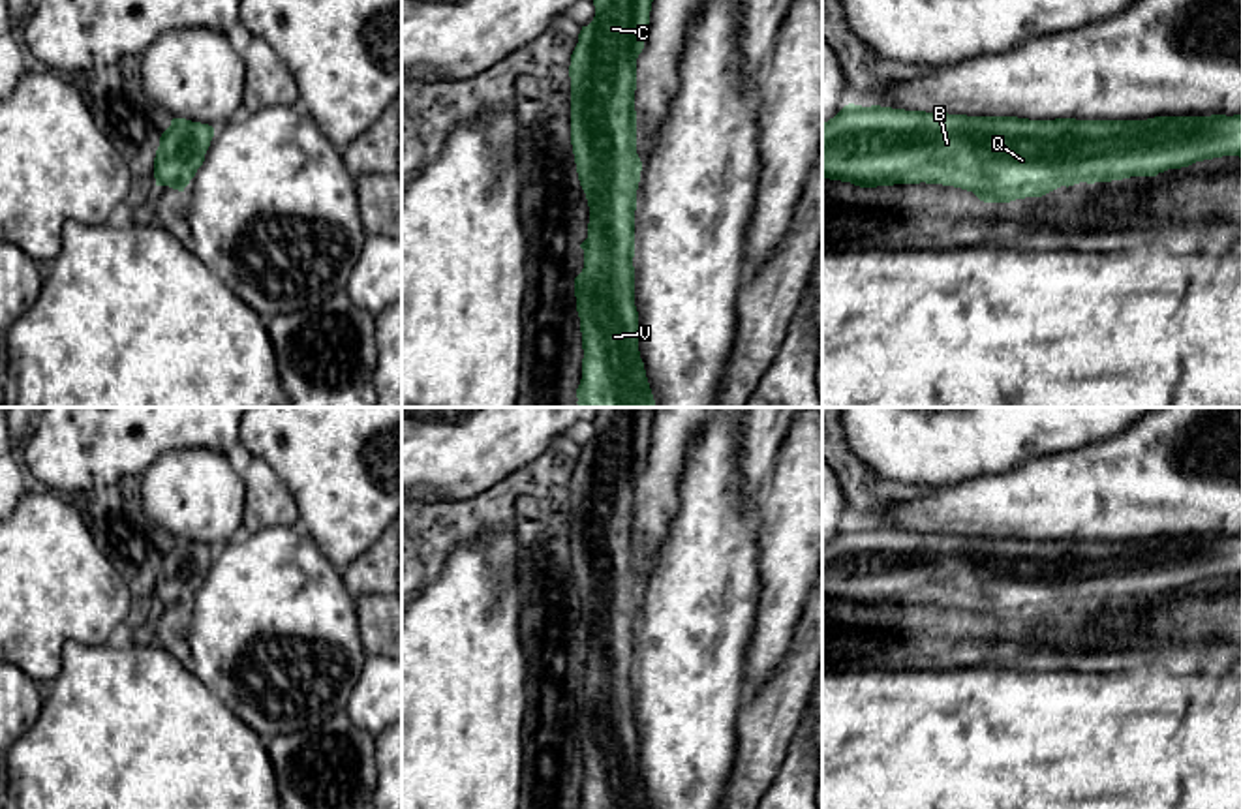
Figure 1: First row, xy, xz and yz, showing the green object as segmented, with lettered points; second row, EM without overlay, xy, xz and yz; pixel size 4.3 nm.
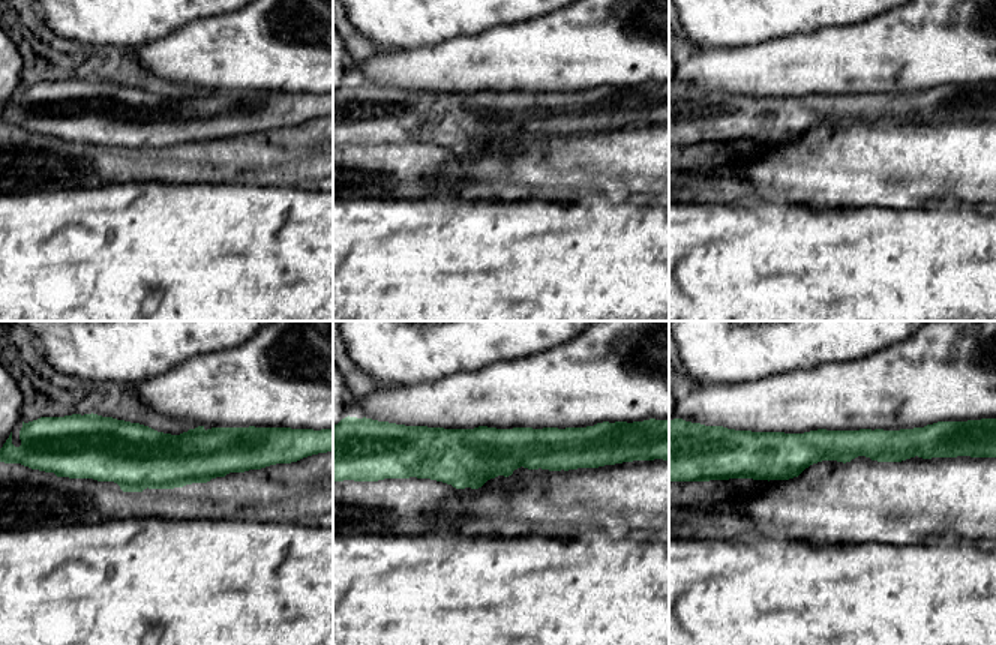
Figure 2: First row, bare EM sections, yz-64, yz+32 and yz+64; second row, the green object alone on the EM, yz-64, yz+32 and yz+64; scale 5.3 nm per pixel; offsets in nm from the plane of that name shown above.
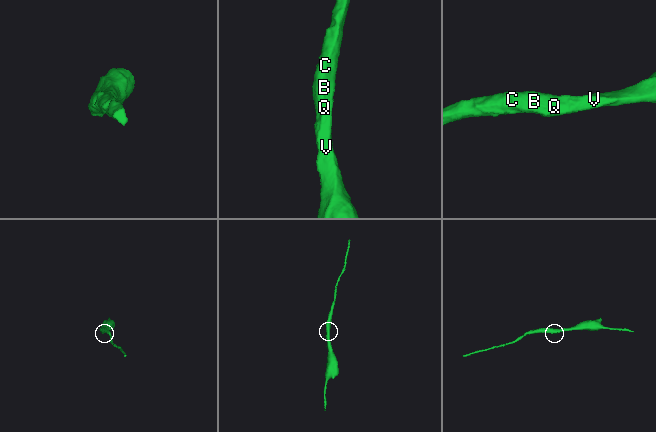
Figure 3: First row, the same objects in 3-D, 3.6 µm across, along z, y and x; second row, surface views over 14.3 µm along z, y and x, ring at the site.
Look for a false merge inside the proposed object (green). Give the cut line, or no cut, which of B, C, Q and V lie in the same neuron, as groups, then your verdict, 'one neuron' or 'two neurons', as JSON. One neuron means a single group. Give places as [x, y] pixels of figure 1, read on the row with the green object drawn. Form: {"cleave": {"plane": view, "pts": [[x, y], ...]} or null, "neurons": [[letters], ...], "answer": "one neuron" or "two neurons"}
{"cleave": null, "neurons": [["B", "C", "Q", "V"]], "answer": "one neuron"}

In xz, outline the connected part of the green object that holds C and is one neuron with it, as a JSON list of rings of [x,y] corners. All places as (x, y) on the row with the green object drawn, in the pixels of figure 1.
[[[593,0],[595,17],[582,26],[571,54],[571,145],[590,206],[584,268],[575,278],[582,332],[578,407],[655,407],[638,351],[635,306],[635,210],[642,161],[636,154],[636,58],[650,30],[653,0]]]

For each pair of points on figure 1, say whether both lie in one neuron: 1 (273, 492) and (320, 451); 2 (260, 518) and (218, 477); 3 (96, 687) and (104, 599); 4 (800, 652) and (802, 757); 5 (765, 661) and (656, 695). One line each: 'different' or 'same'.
1: different
2: different
3: different
4: different
5: different

